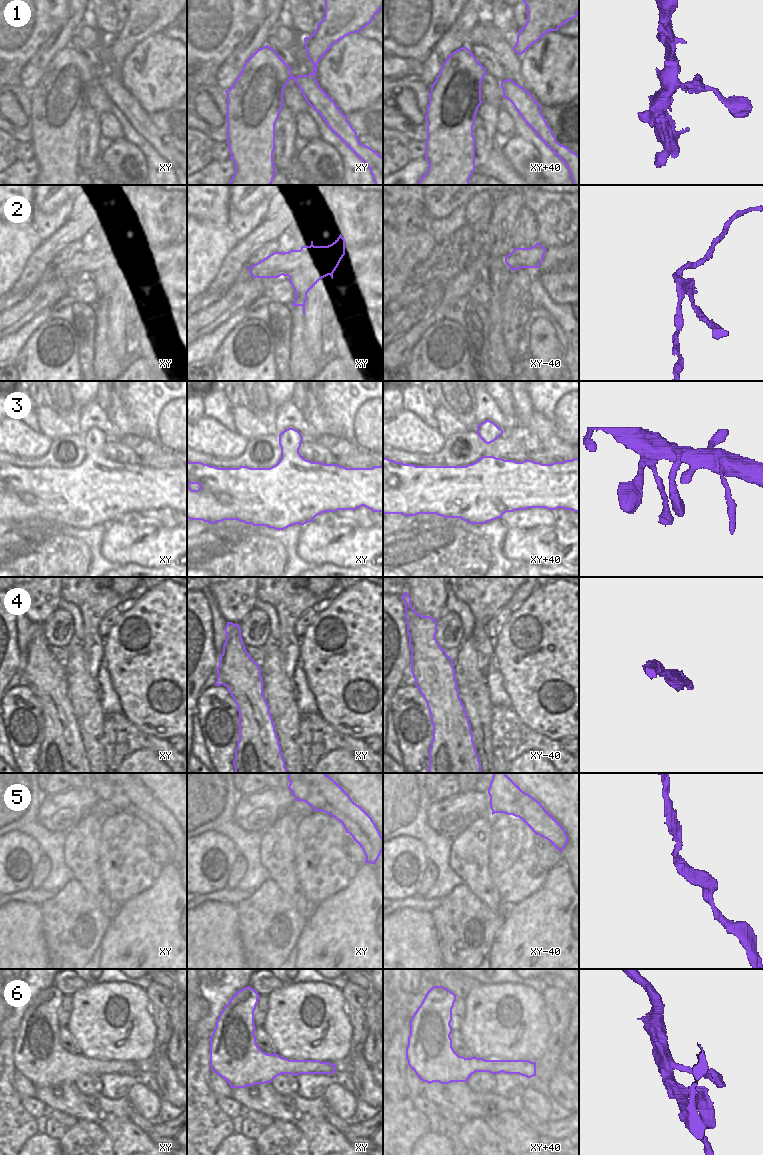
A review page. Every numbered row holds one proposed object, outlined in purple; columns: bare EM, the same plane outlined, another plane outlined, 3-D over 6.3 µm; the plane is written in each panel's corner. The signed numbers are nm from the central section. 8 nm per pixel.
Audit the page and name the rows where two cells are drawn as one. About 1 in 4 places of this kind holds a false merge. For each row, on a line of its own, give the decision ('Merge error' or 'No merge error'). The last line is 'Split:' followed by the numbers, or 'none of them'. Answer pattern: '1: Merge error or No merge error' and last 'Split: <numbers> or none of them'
1: No merge error
2: Merge error
3: No merge error
4: No merge error
5: No merge error
6: No merge error
Split: 2.

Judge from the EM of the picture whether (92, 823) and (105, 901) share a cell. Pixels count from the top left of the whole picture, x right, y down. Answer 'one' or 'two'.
one

